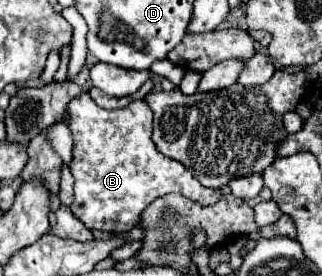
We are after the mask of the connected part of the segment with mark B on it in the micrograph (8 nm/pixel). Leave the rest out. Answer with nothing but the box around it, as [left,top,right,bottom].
[66,94,222,232]

